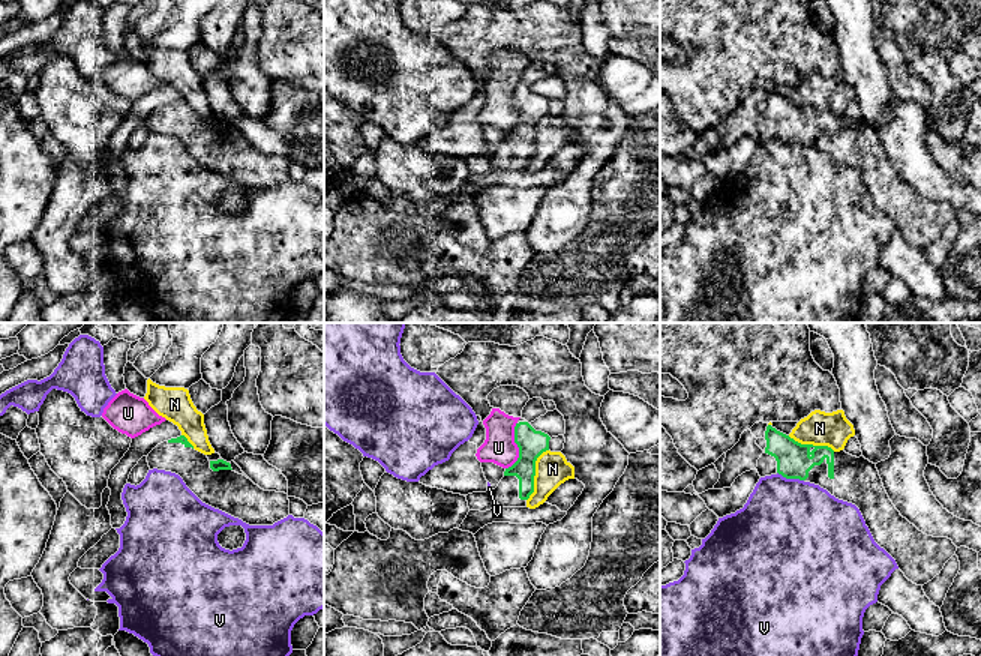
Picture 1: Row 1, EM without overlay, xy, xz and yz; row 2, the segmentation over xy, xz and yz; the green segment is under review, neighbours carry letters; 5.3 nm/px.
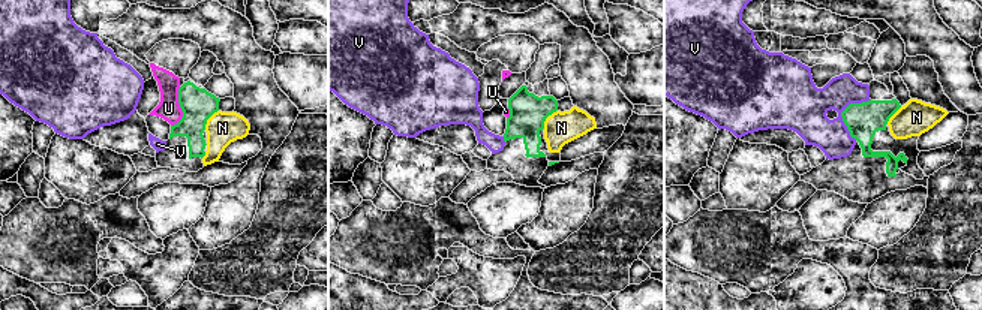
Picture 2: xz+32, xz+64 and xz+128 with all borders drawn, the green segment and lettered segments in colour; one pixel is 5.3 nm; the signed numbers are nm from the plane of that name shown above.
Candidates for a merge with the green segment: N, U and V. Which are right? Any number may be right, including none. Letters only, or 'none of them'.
none of them

